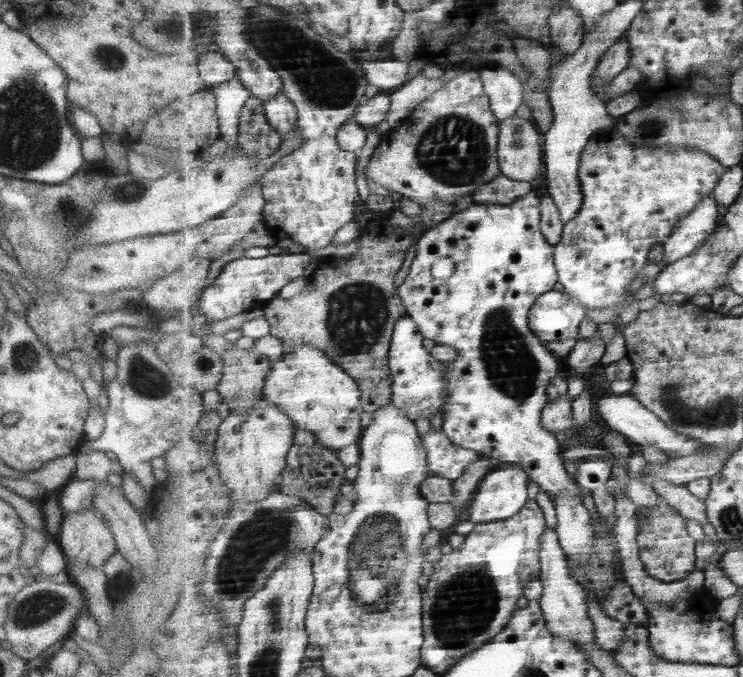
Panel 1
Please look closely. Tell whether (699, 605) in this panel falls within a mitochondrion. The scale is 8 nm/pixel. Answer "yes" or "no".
no

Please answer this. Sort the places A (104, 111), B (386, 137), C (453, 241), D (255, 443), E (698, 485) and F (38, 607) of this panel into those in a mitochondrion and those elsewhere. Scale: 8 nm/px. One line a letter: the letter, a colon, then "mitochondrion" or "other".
A: other
B: other
C: other
D: other
E: other
F: mitochondrion

